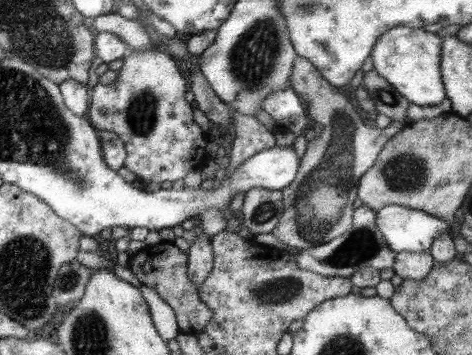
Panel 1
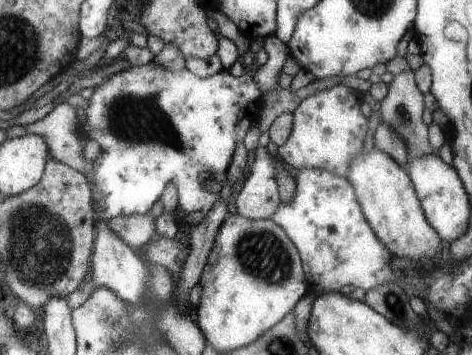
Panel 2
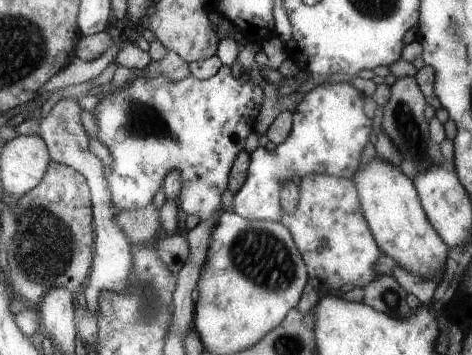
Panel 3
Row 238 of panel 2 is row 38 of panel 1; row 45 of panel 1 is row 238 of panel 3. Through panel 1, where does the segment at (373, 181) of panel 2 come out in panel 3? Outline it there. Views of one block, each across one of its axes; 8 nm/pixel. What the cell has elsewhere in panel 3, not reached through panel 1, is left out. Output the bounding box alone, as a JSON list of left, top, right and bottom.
[351,154,449,278]

